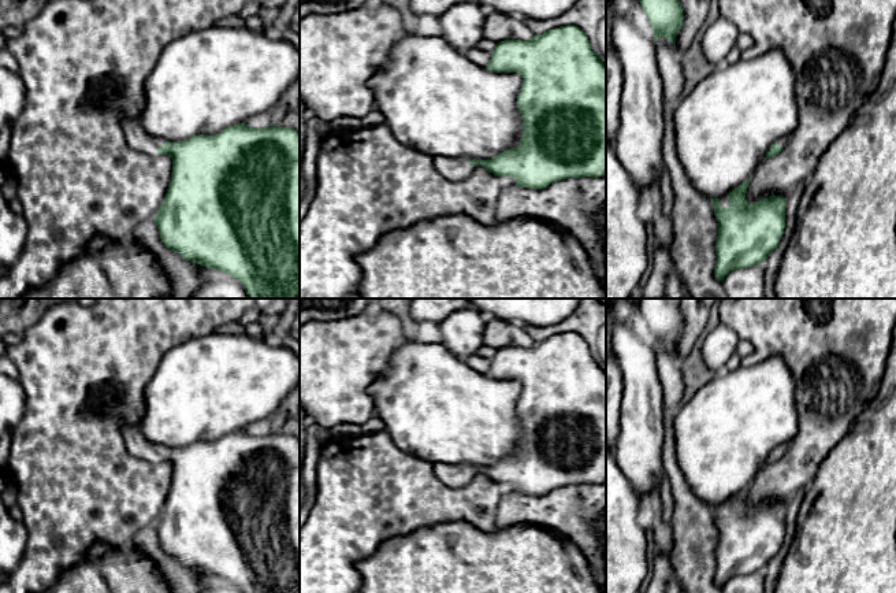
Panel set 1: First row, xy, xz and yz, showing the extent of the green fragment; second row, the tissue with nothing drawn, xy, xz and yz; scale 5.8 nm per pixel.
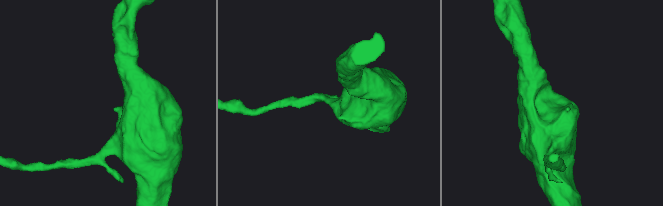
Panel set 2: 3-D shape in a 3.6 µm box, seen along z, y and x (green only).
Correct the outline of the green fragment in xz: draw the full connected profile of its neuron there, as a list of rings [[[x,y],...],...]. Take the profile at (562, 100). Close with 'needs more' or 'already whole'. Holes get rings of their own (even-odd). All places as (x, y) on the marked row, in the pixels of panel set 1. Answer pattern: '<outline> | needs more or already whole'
[[[565,25],[528,41],[497,44],[486,66],[492,73],[517,73],[523,85],[517,108],[523,119],[520,145],[487,160],[434,157],[434,166],[450,181],[466,179],[482,166],[497,177],[512,177],[516,186],[543,189],[565,178],[598,178],[606,174],[606,64],[592,51],[587,34]]] | needs more

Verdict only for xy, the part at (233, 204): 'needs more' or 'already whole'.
needs more

